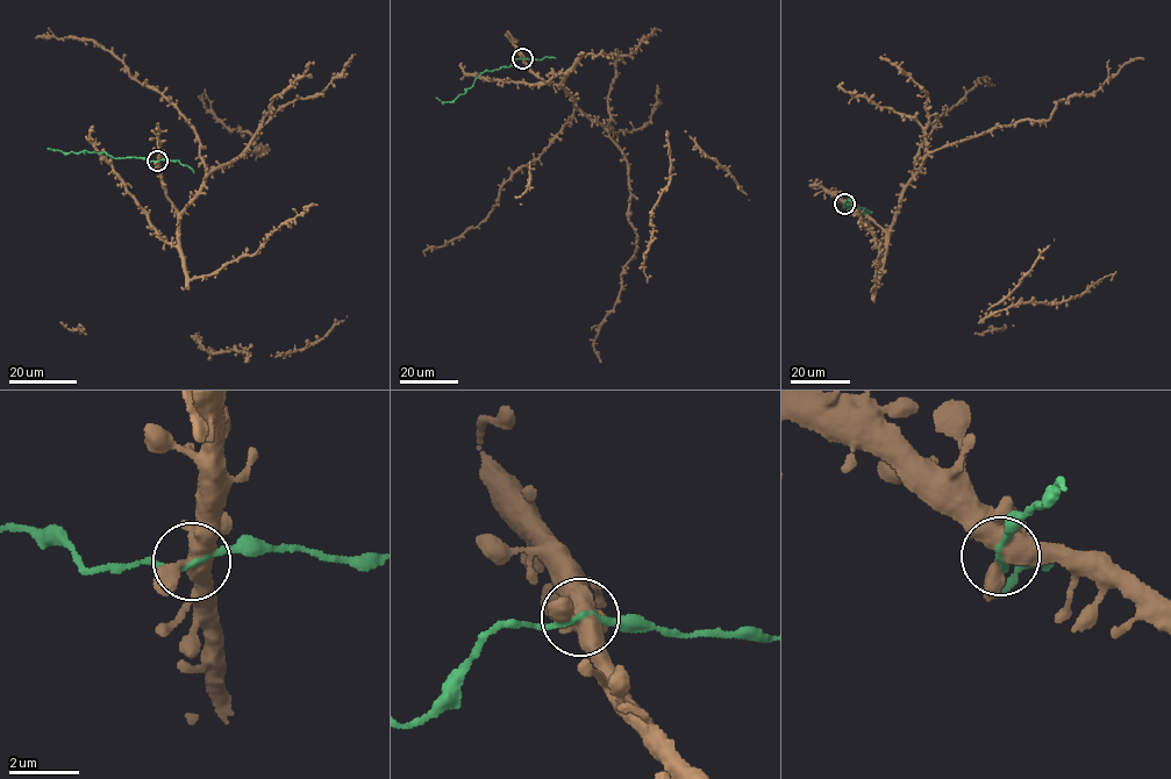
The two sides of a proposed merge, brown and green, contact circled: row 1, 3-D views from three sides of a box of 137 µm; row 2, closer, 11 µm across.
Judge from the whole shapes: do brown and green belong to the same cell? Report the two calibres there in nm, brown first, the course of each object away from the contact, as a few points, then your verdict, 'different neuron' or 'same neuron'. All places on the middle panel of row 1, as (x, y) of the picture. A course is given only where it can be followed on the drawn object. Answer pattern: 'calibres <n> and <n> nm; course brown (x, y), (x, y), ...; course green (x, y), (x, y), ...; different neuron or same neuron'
calibres 440 and 140 nm; course brown (522, 58), (602, 123), (627, 165), (636, 249), (623, 269), (619, 300), (594, 340), (601, 362); course green (522, 58), (508, 68), (482, 72), (465, 92), (451, 102), (436, 98); same neuron

